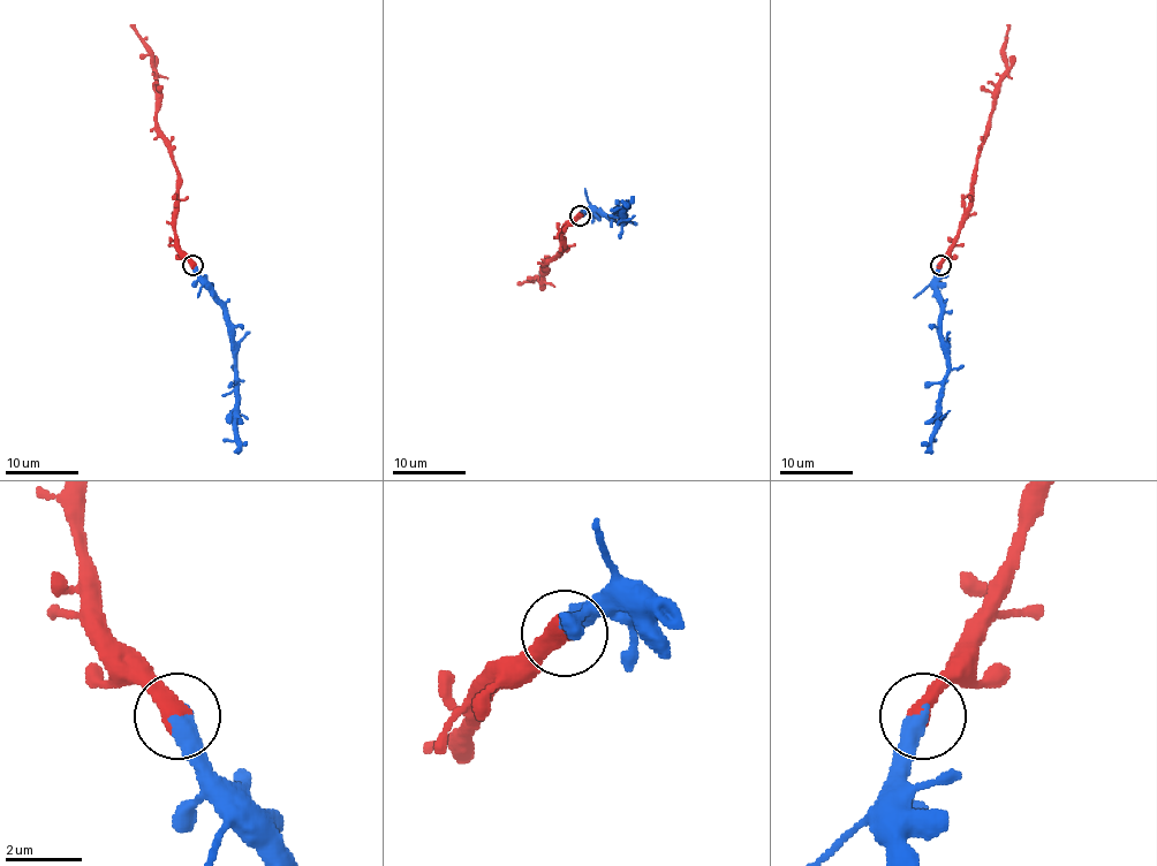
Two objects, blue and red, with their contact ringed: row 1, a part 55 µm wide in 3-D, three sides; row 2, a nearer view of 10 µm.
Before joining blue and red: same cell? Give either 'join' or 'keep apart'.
join

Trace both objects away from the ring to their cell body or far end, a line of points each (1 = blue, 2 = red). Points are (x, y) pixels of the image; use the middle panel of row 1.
1: (581, 215), (584, 212), (600, 212), (617, 215), (622, 223), (622, 199)
2: (581, 215), (562, 233), (564, 249), (544, 265), (538, 281), (531, 280), (516, 285)

